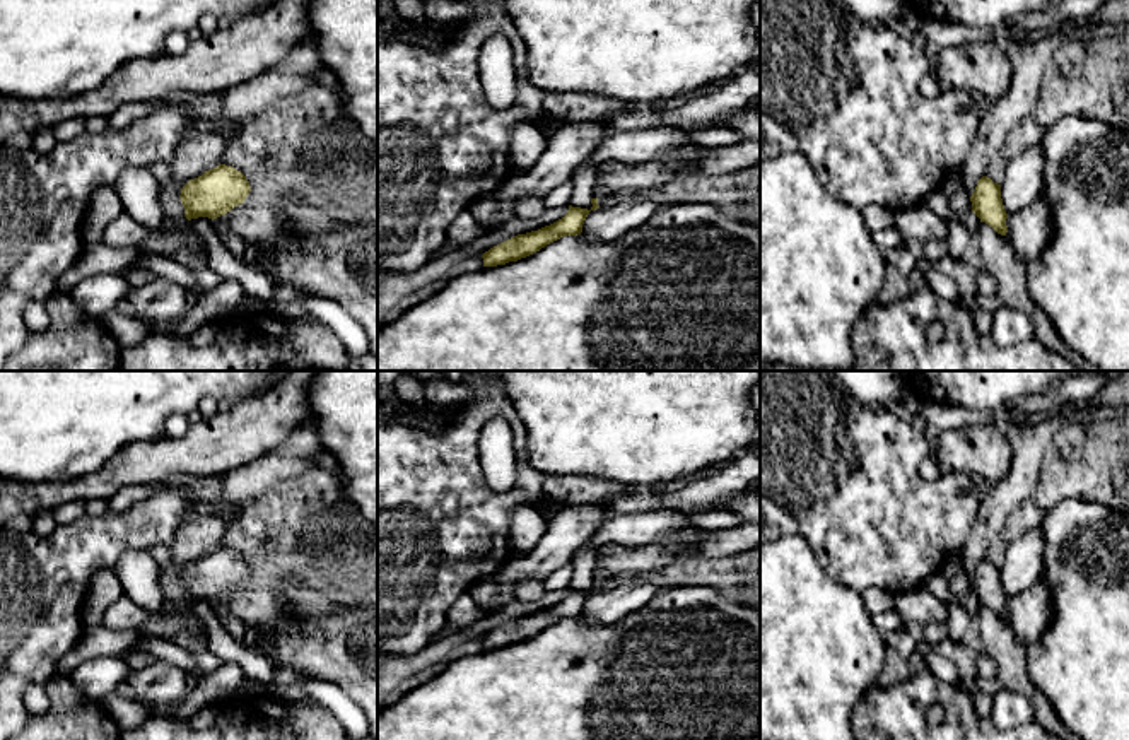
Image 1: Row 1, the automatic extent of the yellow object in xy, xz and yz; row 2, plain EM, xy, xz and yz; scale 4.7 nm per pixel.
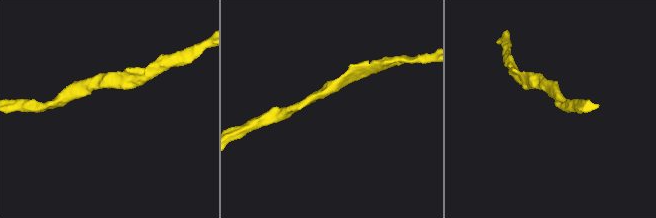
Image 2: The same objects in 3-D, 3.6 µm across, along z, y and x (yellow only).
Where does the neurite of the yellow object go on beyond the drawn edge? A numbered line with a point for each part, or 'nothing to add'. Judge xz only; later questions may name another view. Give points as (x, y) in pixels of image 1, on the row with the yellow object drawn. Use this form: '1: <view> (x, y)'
nothing to add

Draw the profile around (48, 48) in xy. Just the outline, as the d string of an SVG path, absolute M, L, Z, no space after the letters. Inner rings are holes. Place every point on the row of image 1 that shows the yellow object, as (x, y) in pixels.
M0 0L0 94L19 99L79 96L99 87L114 70L164 53L173 31L190 31L210 14L220 22L241 19L265 0Z

